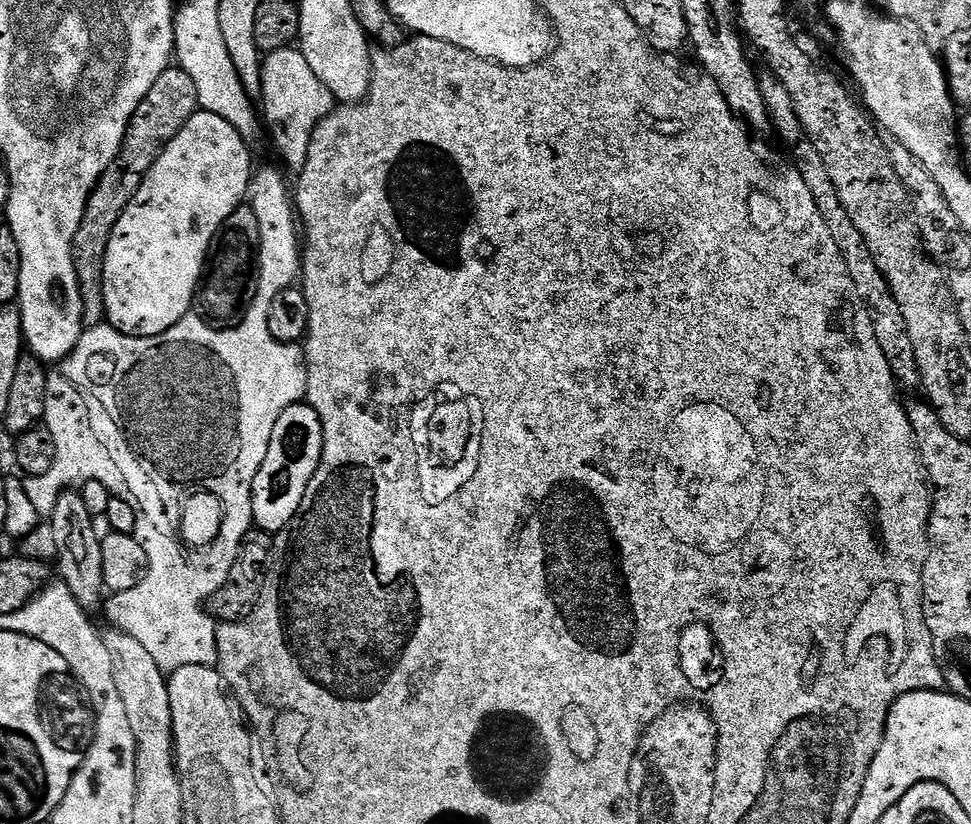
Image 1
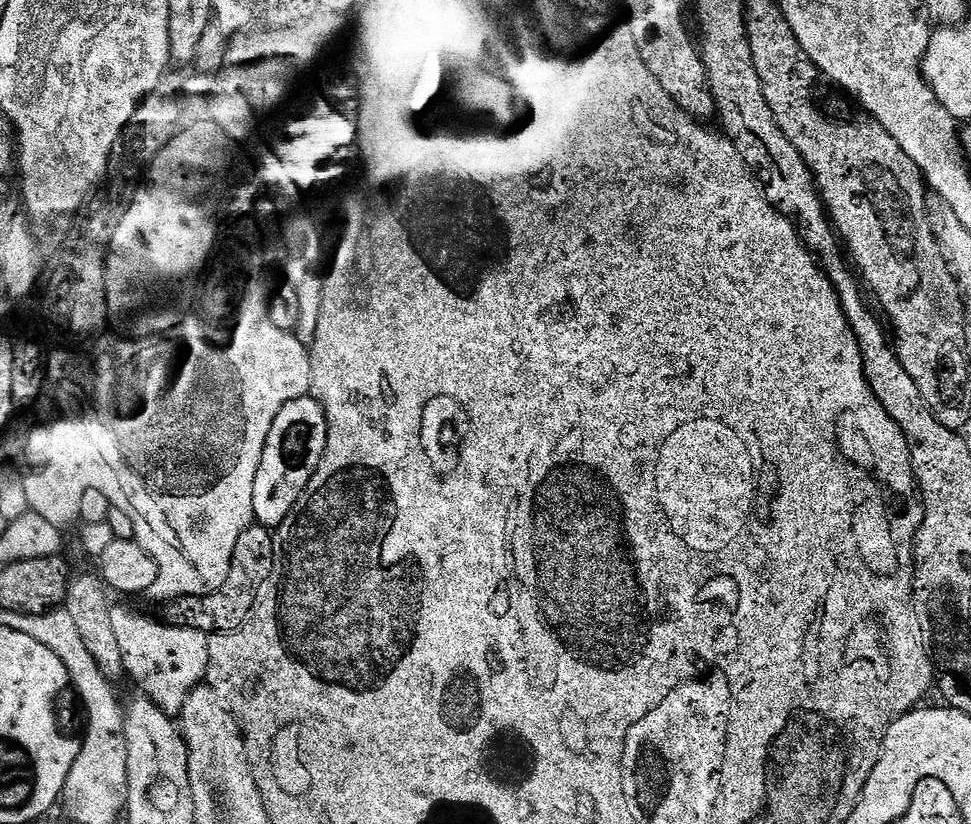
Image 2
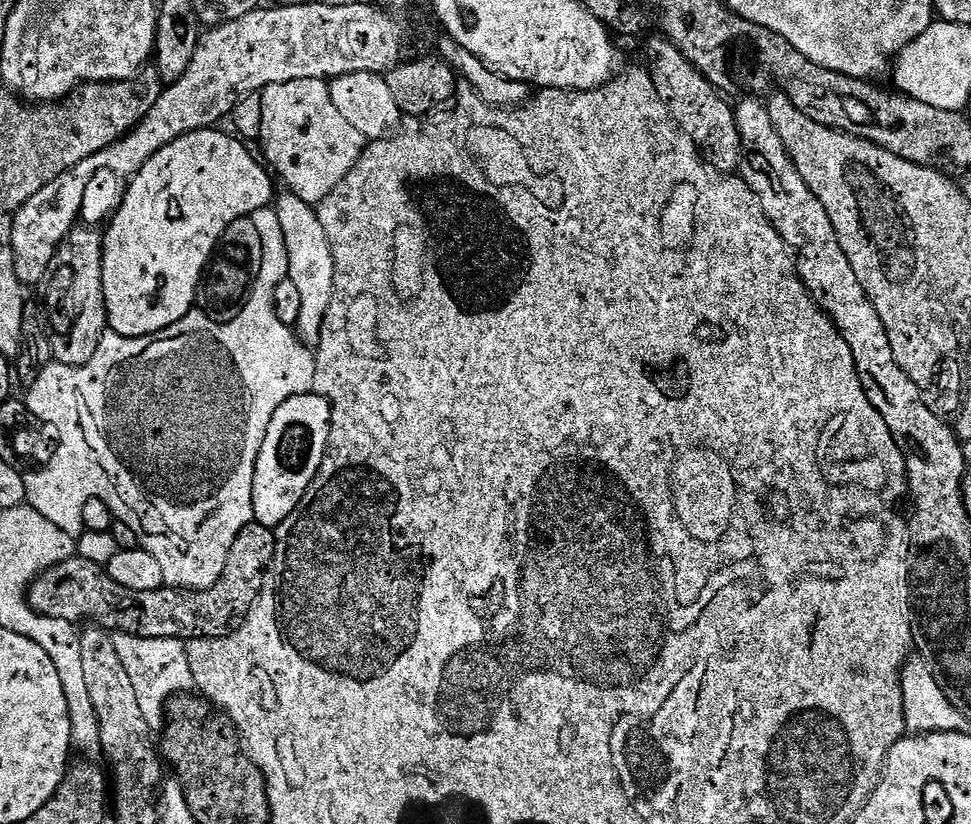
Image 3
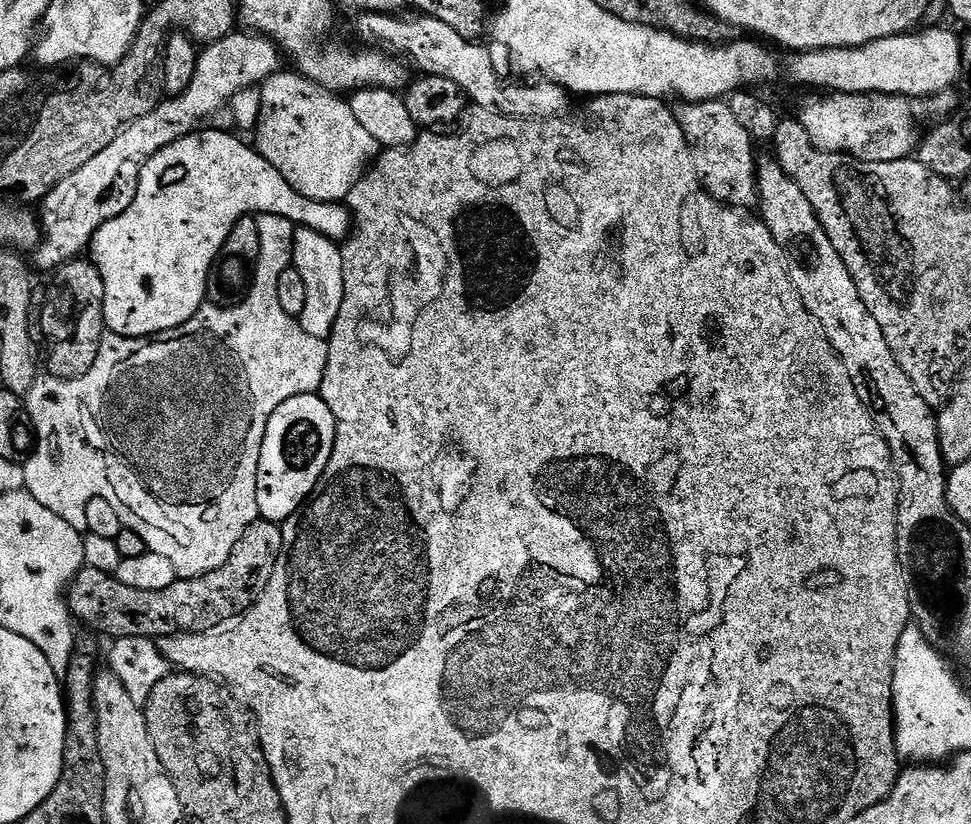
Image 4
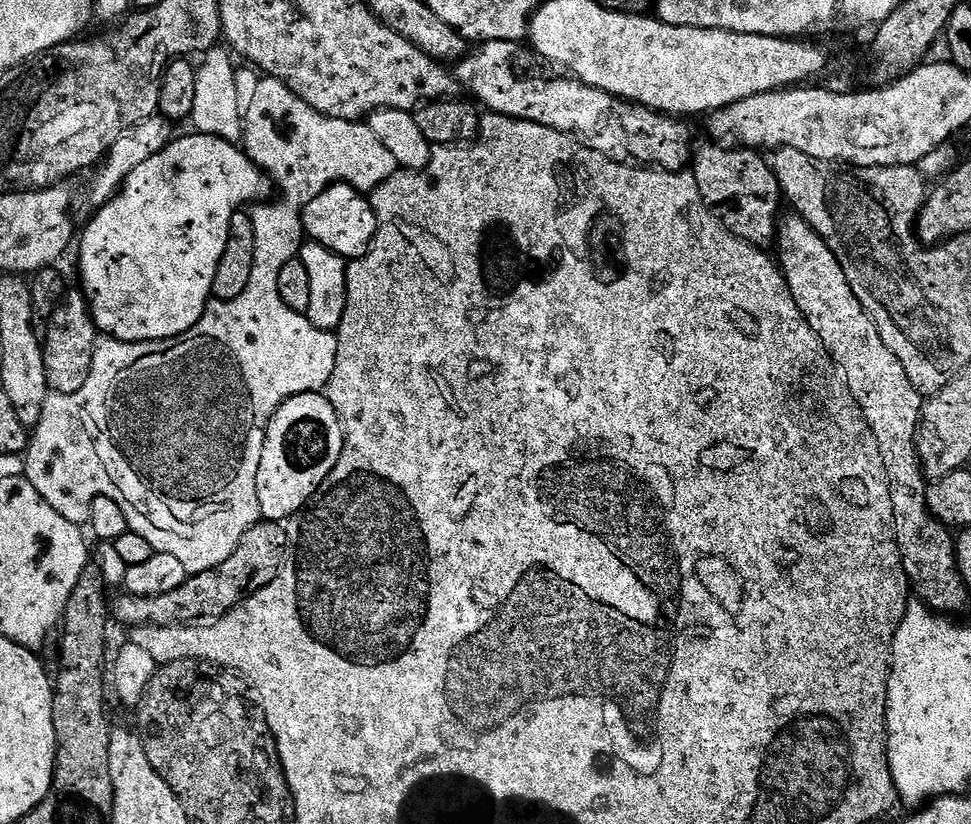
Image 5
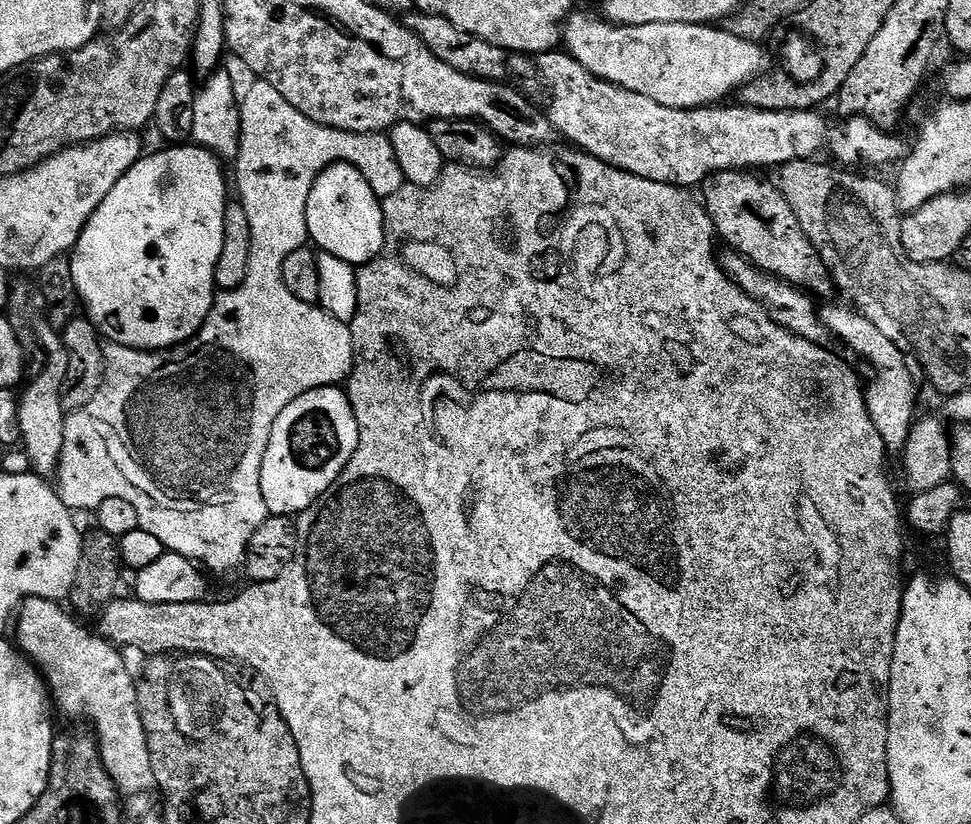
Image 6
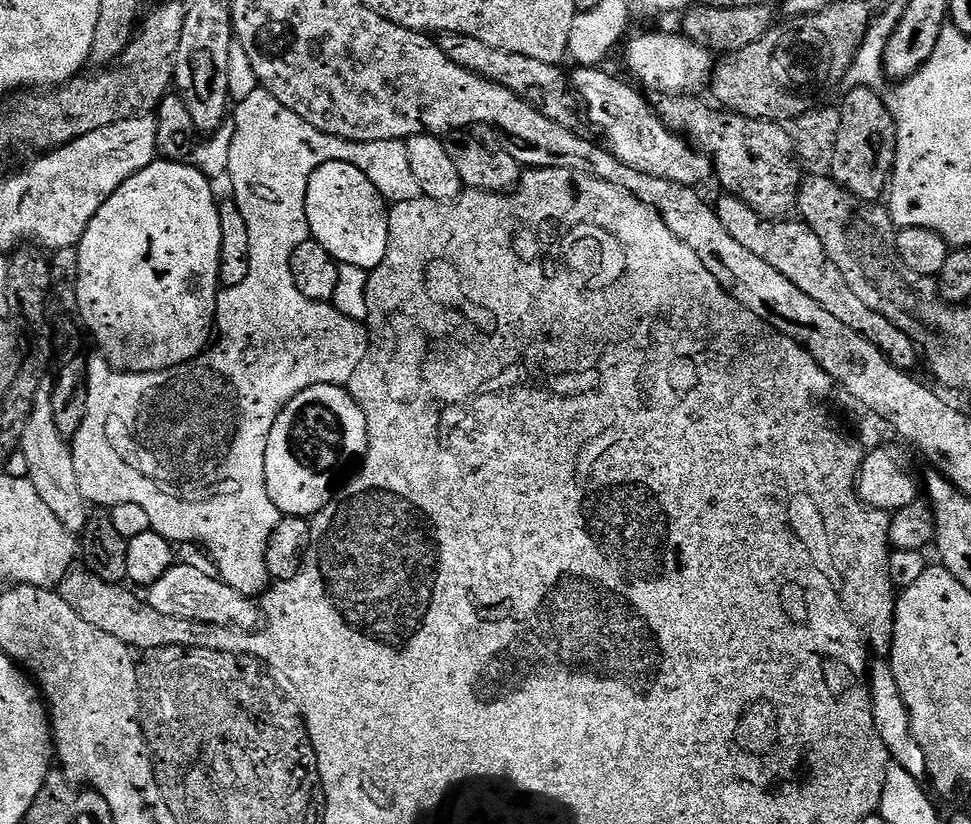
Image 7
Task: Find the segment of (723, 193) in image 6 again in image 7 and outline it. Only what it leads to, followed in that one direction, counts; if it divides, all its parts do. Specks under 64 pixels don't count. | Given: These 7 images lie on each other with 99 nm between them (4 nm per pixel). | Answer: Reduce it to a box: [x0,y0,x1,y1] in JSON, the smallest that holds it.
[714,194,918,369]

